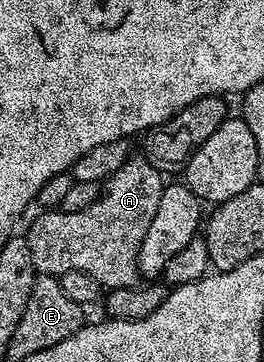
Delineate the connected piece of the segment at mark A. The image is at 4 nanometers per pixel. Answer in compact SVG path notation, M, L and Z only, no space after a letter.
M132 156L112 178L106 179L99 199L81 212L48 209L39 212L25 231L29 252L39 274L58 276L65 272L85 272L108 291L135 286L140 281L141 240L157 213L165 185L161 171L142 156Z

